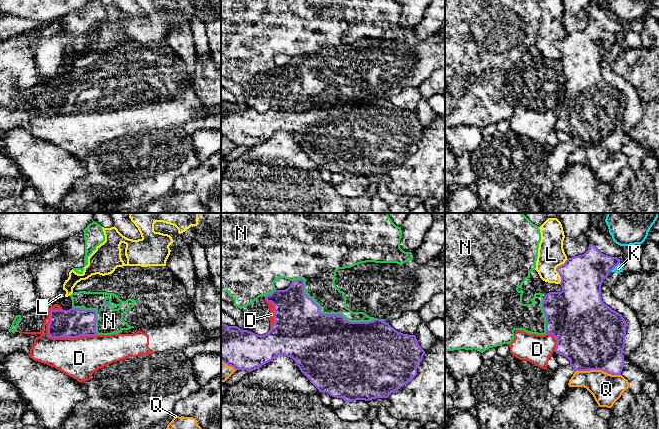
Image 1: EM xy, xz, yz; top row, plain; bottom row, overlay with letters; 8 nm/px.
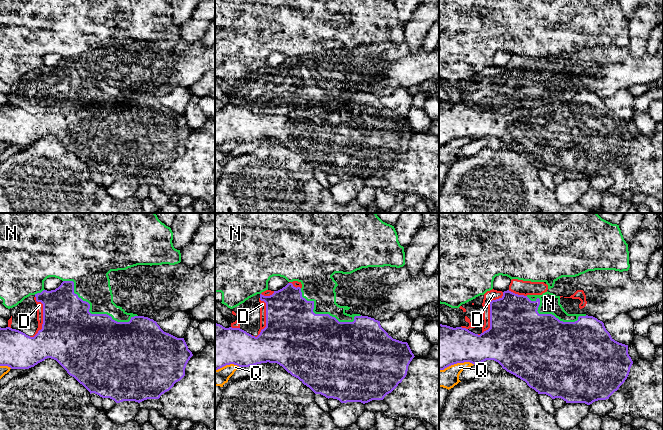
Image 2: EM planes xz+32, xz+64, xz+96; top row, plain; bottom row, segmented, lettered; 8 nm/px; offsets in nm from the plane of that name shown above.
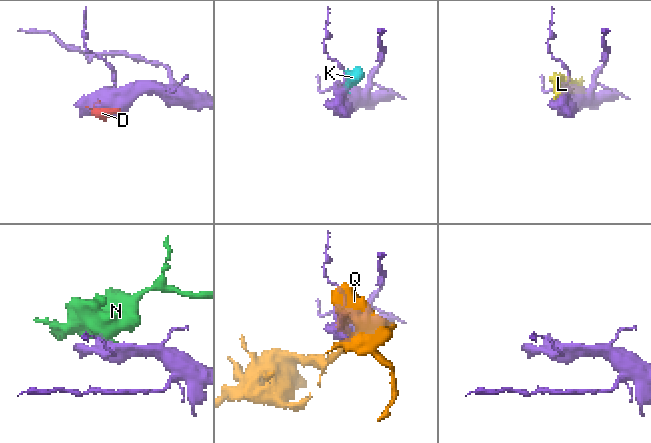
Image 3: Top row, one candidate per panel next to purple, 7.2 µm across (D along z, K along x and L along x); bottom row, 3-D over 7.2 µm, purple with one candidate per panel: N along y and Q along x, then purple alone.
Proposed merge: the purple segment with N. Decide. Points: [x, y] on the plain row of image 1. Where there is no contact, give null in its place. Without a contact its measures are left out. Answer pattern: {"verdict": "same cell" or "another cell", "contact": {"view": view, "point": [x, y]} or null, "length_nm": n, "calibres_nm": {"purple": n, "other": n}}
{"verdict": "another cell", "contact": {"view": "xz", "point": [327, 90]}, "length_nm": 750, "calibres_nm": {"purple": 500, "other": 240}}

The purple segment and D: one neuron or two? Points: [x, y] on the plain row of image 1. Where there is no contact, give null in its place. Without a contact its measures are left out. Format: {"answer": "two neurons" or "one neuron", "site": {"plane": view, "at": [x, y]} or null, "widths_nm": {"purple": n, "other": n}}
{"answer": "two neurons", "site": {"plane": "xy", "at": [61, 112]}, "widths_nm": {"purple": 240, "other": 320}}

